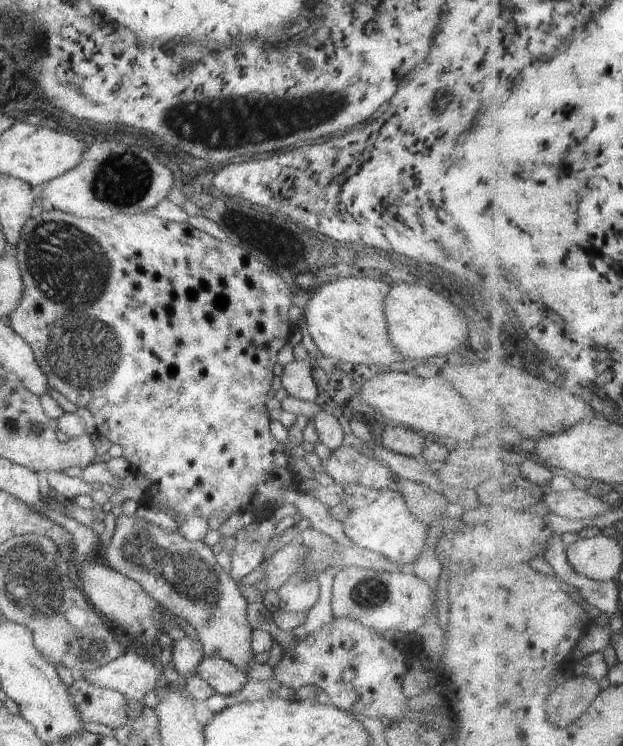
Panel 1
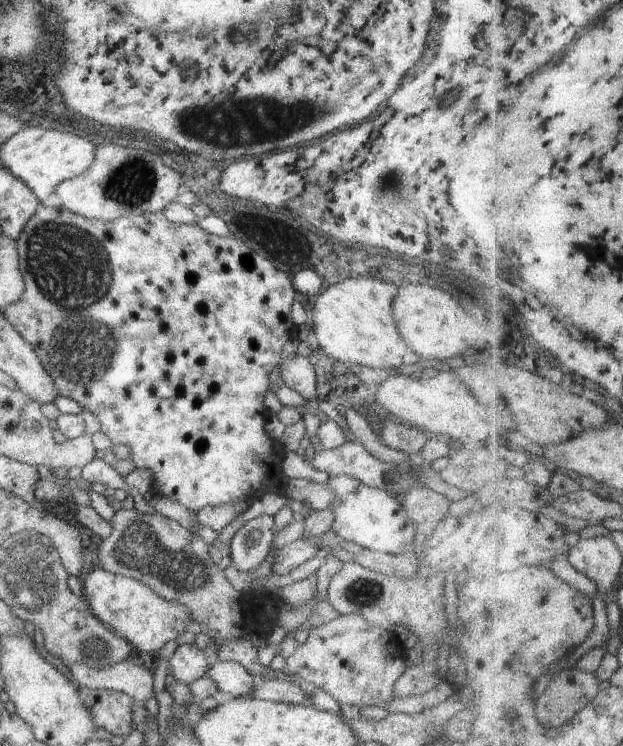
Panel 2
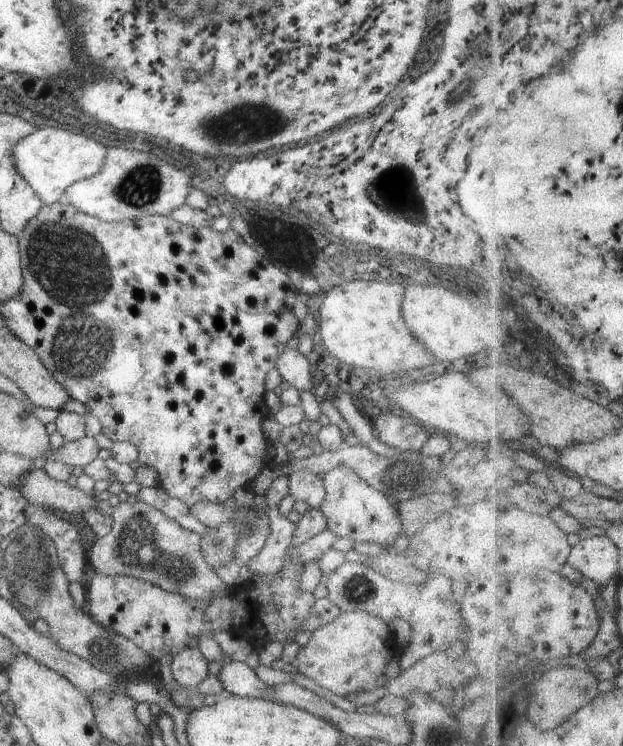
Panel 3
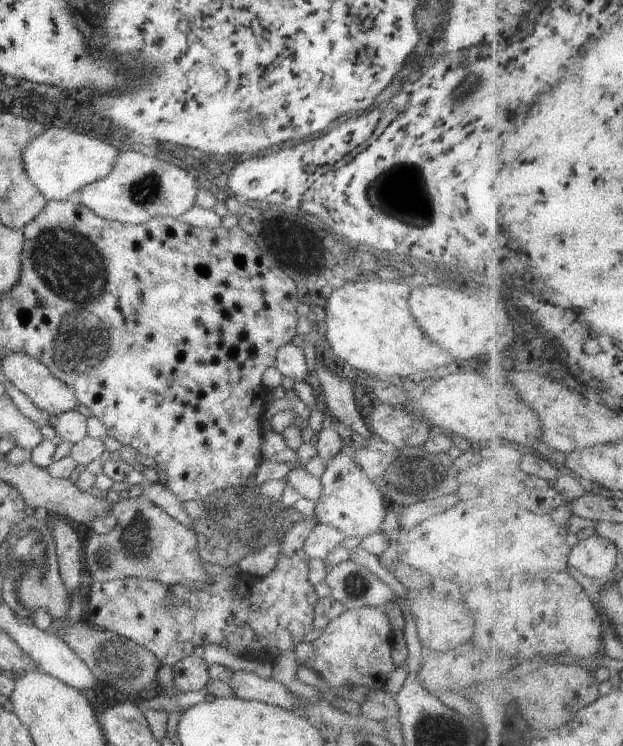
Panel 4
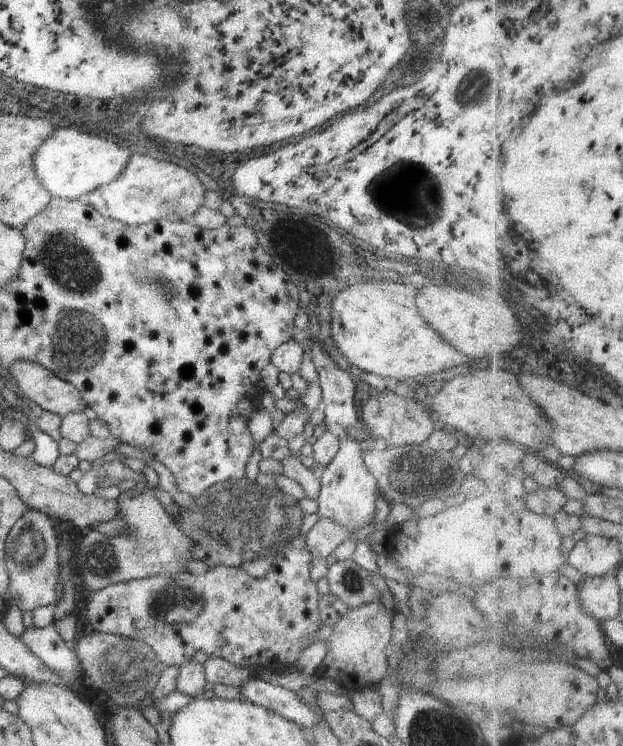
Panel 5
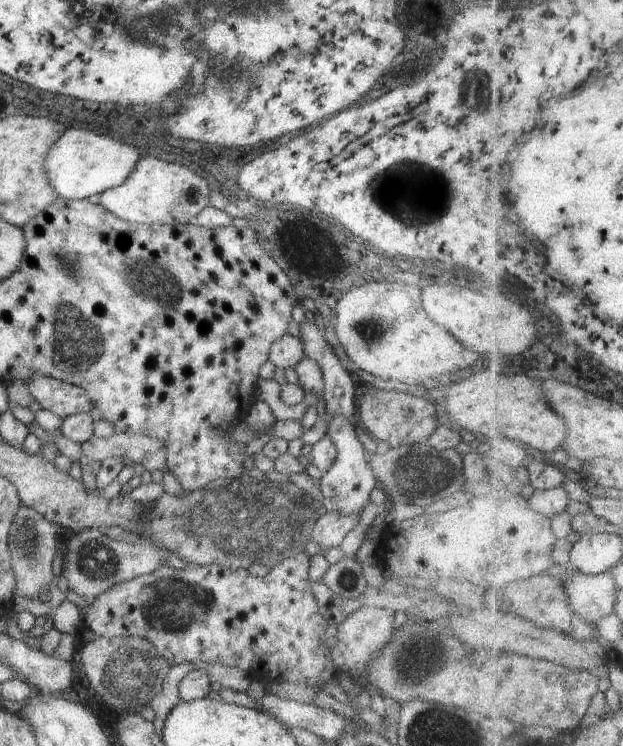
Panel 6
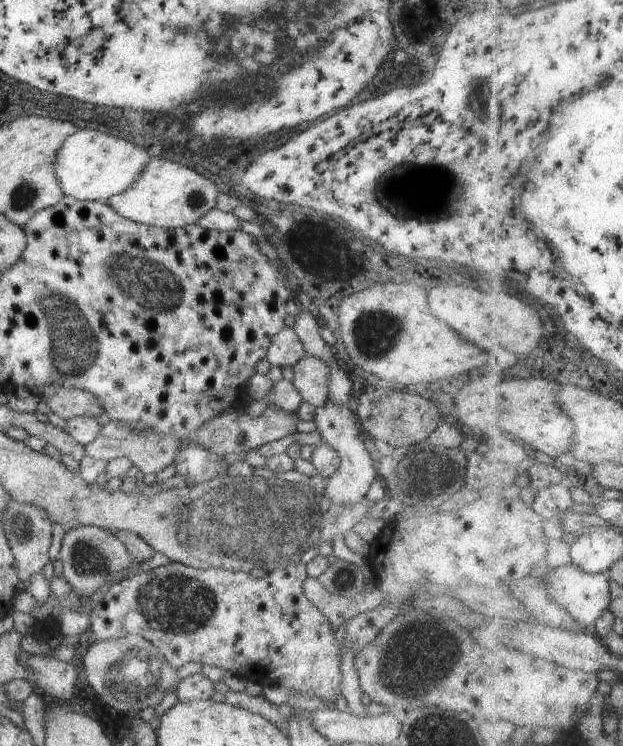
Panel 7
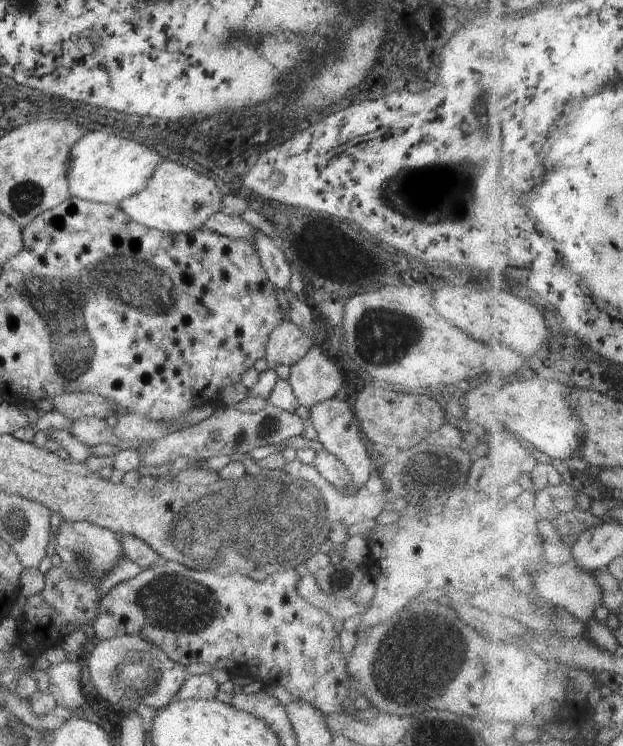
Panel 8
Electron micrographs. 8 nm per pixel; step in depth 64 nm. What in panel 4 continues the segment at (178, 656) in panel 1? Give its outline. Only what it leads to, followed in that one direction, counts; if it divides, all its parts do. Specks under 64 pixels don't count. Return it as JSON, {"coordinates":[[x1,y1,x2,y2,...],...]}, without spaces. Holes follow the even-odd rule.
{"coordinates":[[195,653,171,668,174,675,173,684,182,692,200,691,209,681,208,665,203,658,199,658]]}

